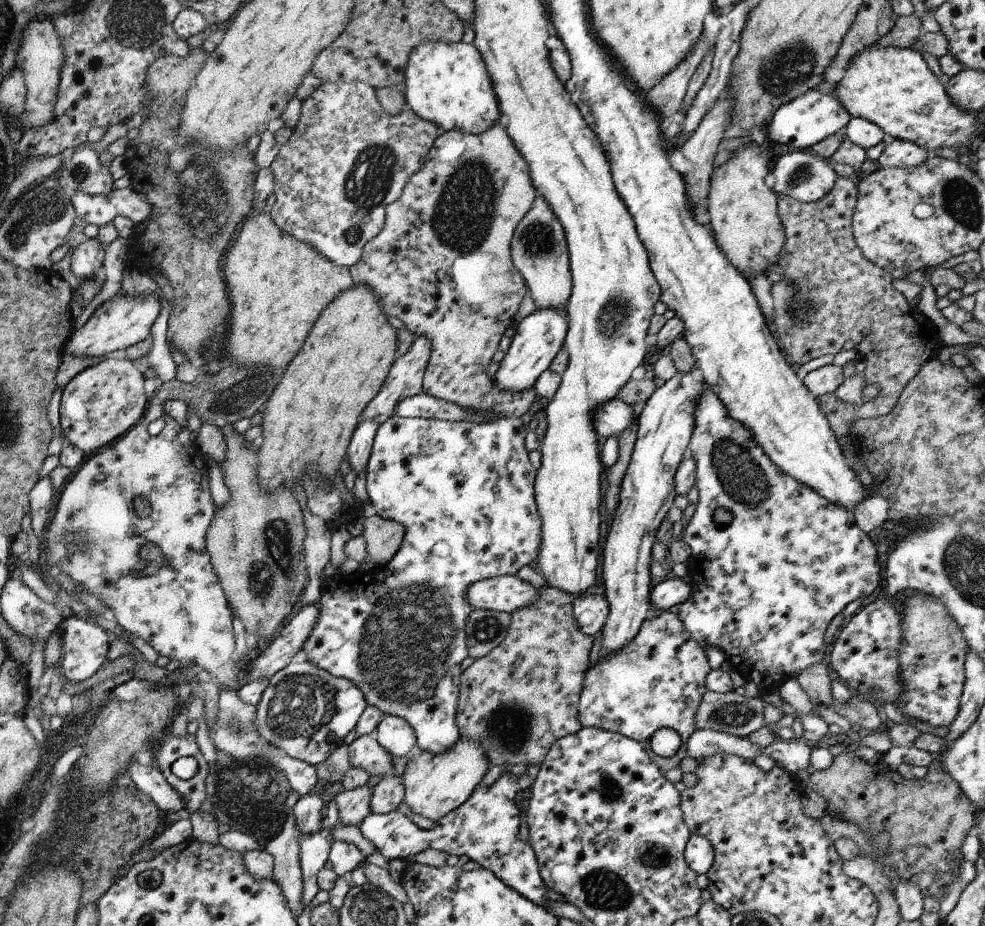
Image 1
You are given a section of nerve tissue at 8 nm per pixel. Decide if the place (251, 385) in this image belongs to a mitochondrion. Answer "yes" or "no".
yes

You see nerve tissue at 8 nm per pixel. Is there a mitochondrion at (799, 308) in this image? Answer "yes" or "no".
yes

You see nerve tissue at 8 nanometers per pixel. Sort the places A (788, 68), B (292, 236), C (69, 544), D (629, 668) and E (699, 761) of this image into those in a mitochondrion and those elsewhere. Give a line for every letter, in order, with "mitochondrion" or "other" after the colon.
A: mitochondrion
B: other
C: mitochondrion
D: mitochondrion
E: other

